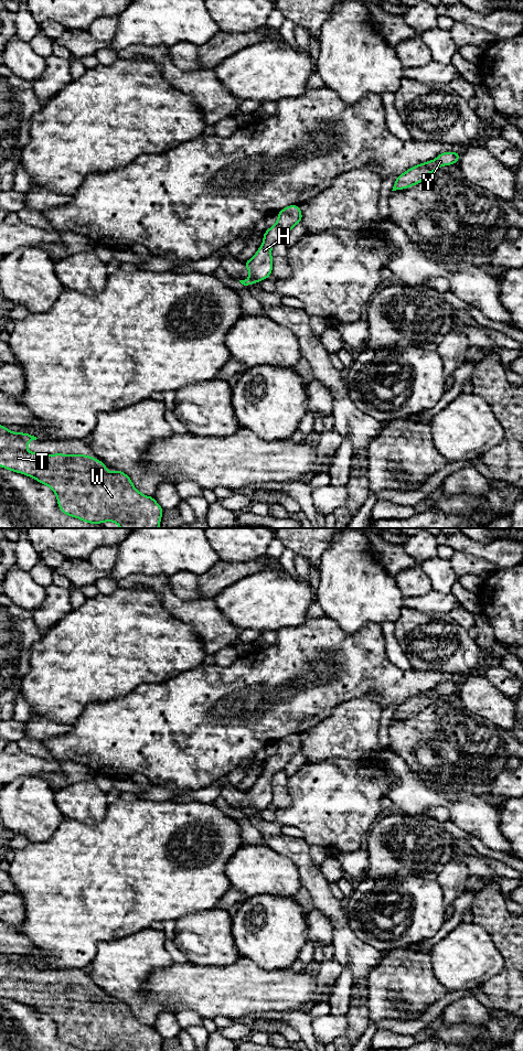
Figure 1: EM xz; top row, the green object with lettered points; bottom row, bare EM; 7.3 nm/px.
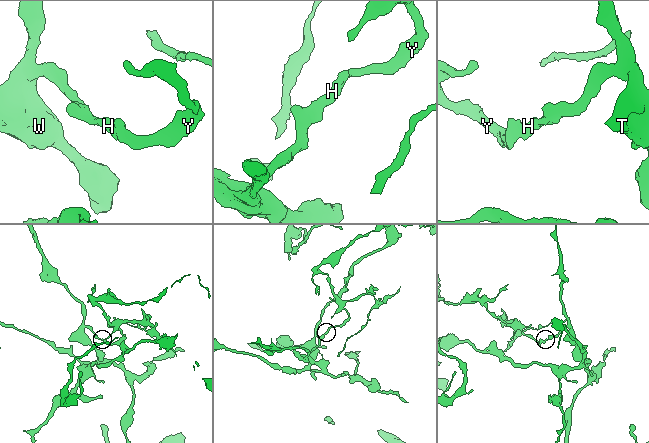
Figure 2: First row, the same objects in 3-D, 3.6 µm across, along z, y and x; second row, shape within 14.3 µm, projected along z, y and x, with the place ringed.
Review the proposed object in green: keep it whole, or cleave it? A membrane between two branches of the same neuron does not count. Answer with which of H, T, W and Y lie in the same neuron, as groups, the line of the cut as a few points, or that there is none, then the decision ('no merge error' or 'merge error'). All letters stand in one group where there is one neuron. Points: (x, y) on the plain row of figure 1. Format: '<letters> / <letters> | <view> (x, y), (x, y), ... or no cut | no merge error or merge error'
H T W Y | no cut | no merge error

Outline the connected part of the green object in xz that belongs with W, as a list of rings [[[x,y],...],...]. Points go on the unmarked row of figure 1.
[[[0,954],[0,997],[33,1007],[35,1010],[47,1015],[55,1022],[57,1034],[62,1042],[78,1048],[83,1051],[161,1051],[162,1037],[153,1026],[146,1026],[132,1014],[131,1008],[122,1000],[109,1001],[102,990],[85,984],[46,984],[26,979],[31,969],[38,967],[31,963],[12,962]]]

